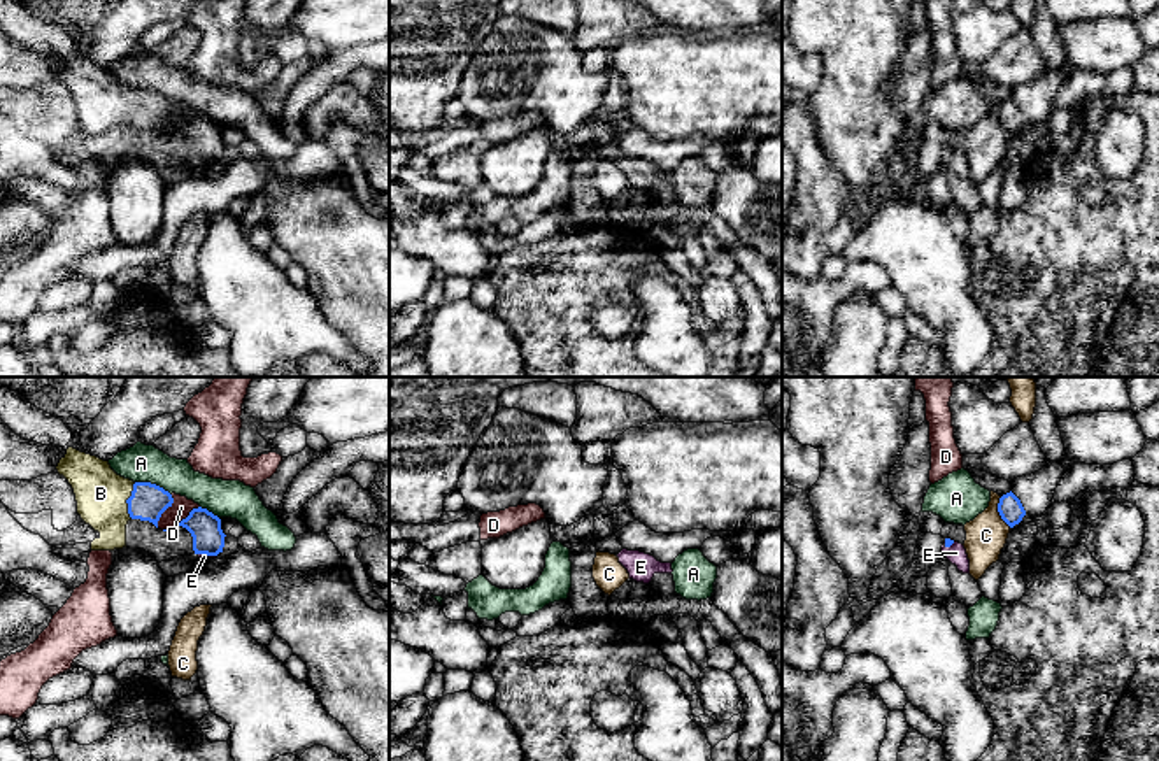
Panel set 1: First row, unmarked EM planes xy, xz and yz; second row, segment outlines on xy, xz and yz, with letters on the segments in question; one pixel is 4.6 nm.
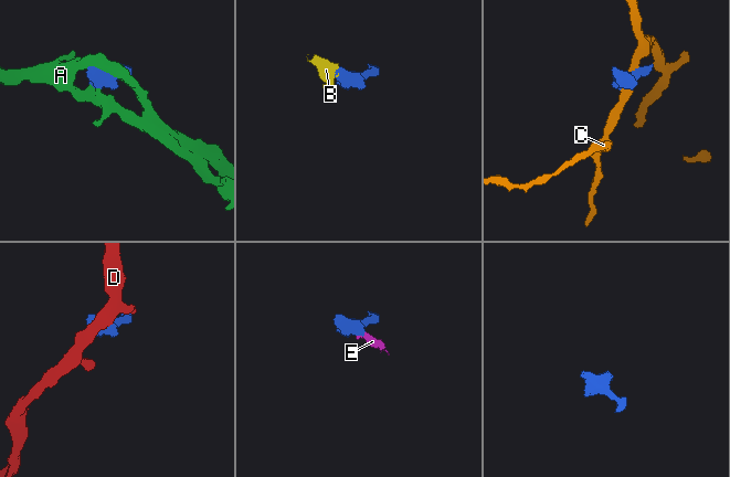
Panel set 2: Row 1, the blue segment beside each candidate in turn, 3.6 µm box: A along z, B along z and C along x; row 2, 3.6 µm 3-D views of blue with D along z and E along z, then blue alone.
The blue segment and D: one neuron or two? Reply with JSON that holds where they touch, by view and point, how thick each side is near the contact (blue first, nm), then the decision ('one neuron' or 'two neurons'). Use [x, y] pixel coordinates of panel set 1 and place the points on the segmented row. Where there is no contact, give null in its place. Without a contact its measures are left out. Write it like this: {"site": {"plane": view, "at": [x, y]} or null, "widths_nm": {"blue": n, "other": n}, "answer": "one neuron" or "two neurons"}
{"site": {"plane": "xy", "at": [183, 519]}, "widths_nm": {"blue": 140, "other": 90}, "answer": "two neurons"}

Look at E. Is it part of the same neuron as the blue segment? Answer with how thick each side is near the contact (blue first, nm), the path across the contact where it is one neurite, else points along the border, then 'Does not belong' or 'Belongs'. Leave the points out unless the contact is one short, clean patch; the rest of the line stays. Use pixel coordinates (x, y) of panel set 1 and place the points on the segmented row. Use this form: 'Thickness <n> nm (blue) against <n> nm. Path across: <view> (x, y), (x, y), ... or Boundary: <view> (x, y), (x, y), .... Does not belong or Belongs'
Thickness 140 nm (blue) against 30 nm. Path across: xy (206, 528), (207, 554), (204, 556). Belongs

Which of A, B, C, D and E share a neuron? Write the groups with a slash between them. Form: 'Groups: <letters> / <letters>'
Groups: A / B E / C / D

